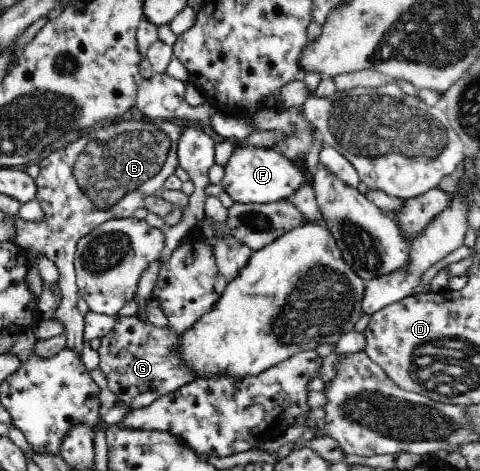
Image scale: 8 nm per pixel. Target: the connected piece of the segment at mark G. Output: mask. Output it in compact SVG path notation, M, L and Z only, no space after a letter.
M137 314L117 318L115 327L101 338L96 353L99 354L99 367L107 377L109 390L121 403L132 410L139 410L196 379L179 358L179 333L174 328L157 327L148 320L141 320Z

